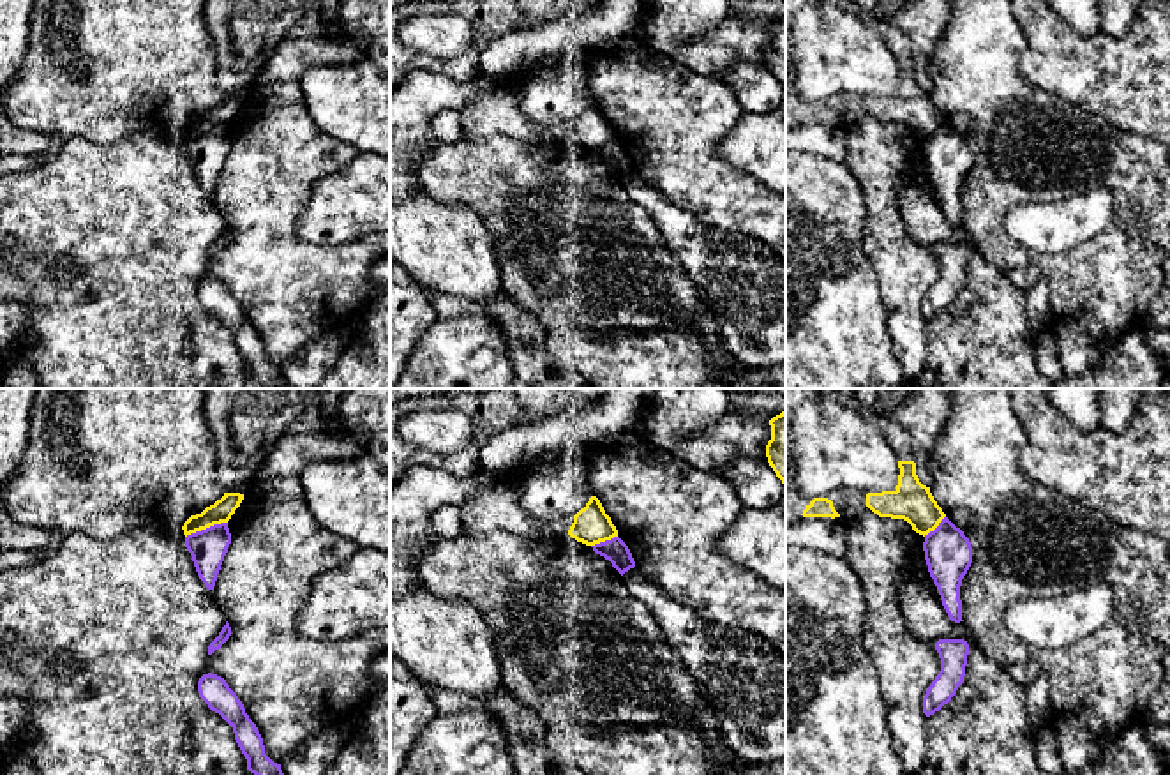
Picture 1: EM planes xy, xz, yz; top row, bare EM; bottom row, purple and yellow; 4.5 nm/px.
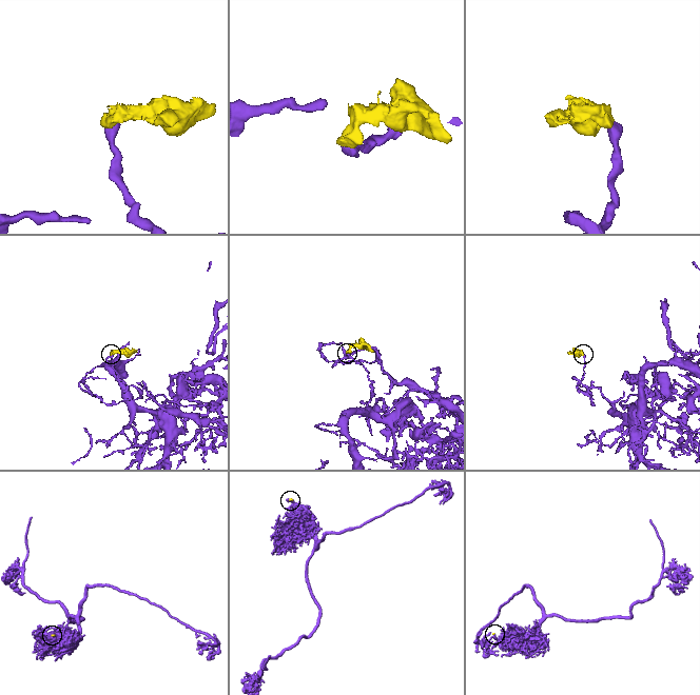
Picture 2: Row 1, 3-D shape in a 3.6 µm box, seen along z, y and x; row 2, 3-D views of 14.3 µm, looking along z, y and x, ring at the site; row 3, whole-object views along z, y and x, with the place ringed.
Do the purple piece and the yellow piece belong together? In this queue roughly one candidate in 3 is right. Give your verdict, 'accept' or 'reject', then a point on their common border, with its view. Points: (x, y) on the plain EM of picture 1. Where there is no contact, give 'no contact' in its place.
reject; contact xy (207, 133)

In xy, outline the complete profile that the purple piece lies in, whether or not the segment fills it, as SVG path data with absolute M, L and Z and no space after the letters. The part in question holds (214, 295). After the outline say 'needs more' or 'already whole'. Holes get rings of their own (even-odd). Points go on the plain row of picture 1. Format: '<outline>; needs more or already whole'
M203 279L198 286L199 302L208 312L219 318L235 337L235 344L247 364L247 374L266 388L291 388L281 369L265 358L263 342L256 328L245 318L238 300L229 293L224 282L217 279Z; already whole

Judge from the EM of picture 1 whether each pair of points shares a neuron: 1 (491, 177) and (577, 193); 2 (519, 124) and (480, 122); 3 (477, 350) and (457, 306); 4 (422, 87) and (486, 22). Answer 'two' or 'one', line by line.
1: one
2: one
3: two
4: two

